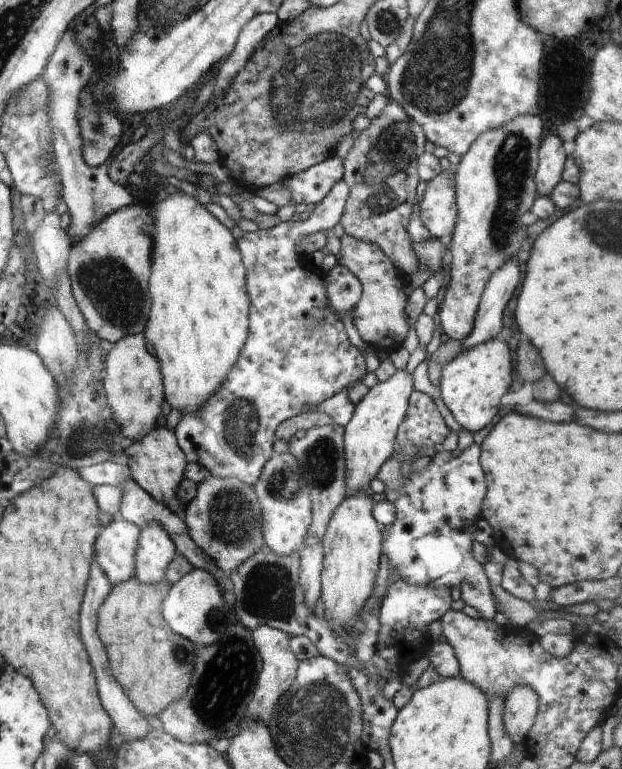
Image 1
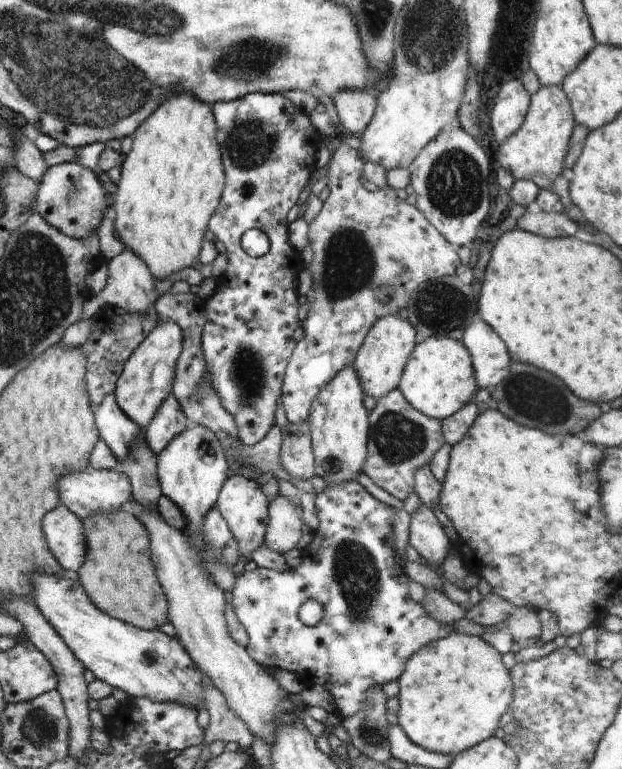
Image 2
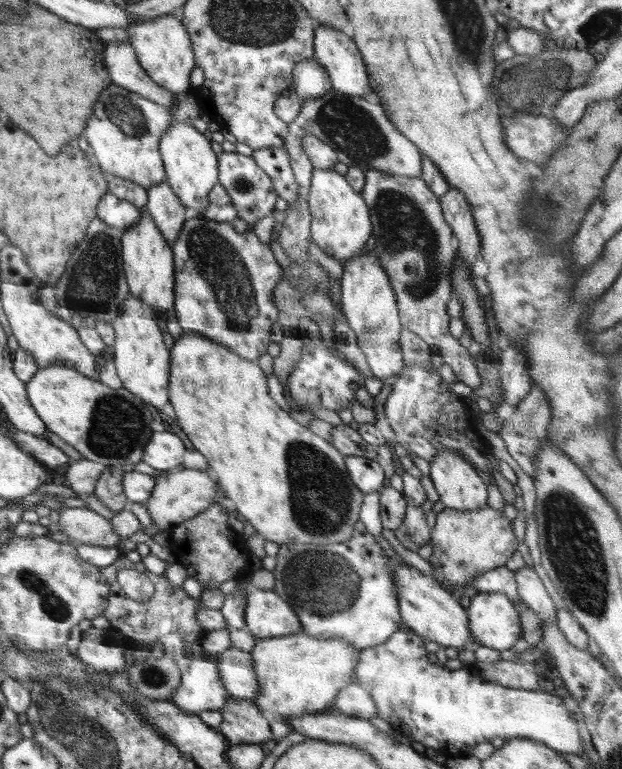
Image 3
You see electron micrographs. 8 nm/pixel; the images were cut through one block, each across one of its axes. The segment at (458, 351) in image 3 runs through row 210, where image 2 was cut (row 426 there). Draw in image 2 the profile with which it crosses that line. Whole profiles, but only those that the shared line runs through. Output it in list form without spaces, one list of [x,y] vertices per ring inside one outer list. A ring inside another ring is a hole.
[[[398,389],[378,397],[376,406],[368,416],[368,441],[366,442],[366,463],[362,472],[376,486],[401,501],[415,492],[414,474],[416,470],[426,466],[432,456],[442,448],[445,439],[441,430],[441,422],[421,414],[412,408]]]

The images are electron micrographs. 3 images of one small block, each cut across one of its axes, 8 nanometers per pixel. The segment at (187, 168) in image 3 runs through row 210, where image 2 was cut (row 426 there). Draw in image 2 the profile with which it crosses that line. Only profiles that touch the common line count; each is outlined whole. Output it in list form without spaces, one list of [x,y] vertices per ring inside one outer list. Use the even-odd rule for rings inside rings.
[[[188,424],[188,427],[175,438],[172,438],[166,448],[157,455],[157,476],[162,495],[168,496],[184,512],[184,518],[186,518],[186,524],[188,524],[187,529],[190,530],[200,530],[202,528],[204,516],[214,507],[229,474],[229,464],[218,436],[212,430],[208,430],[201,425]]]

